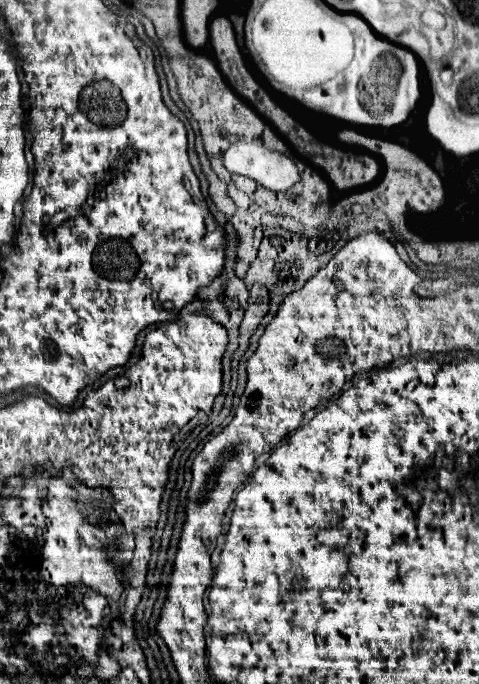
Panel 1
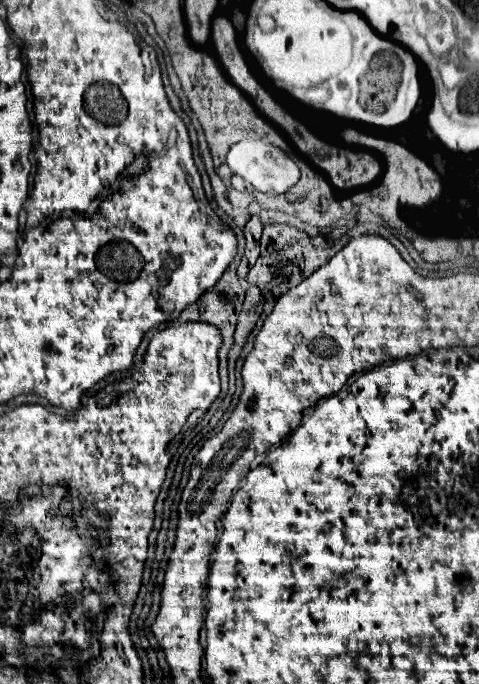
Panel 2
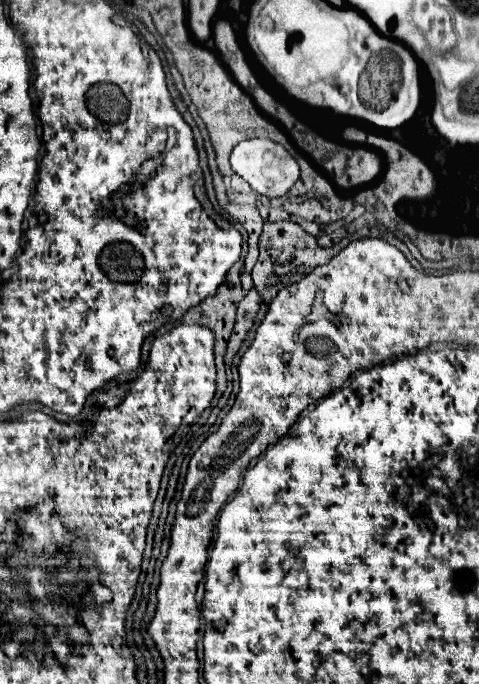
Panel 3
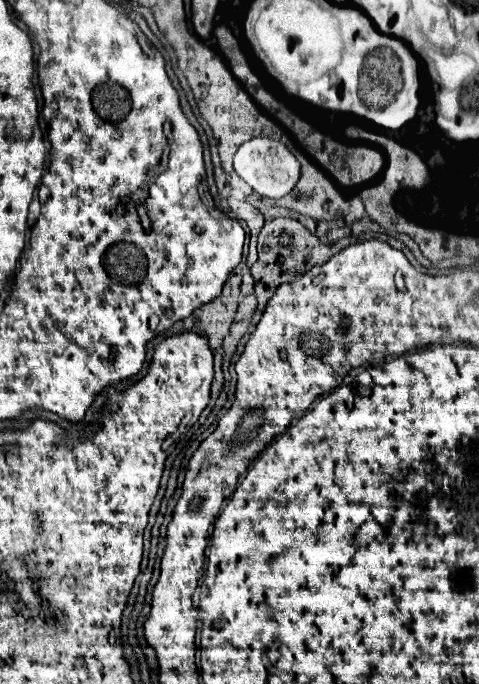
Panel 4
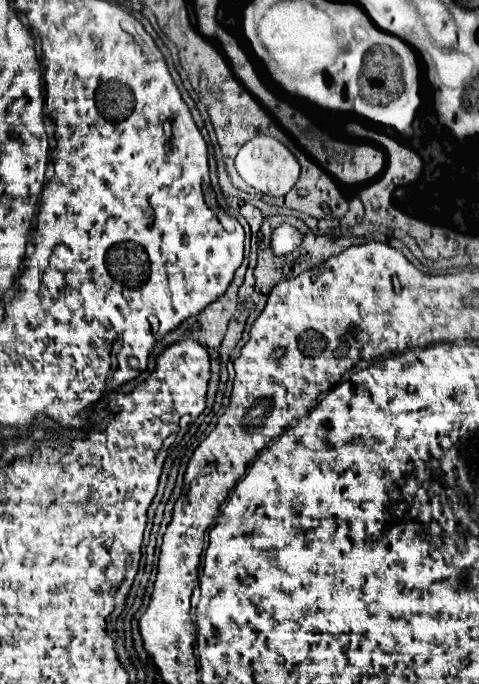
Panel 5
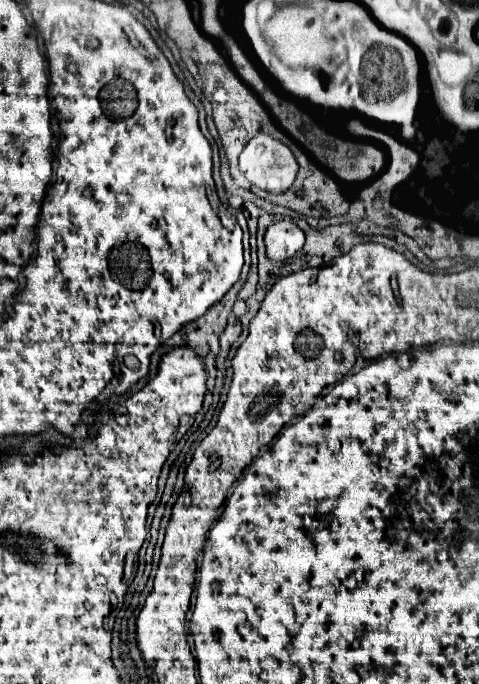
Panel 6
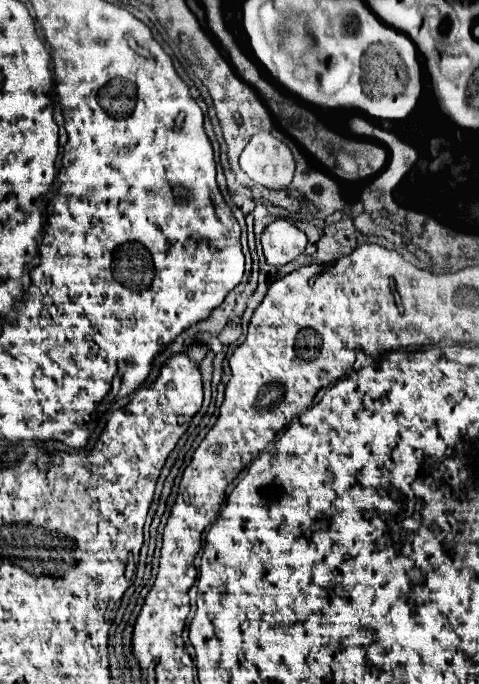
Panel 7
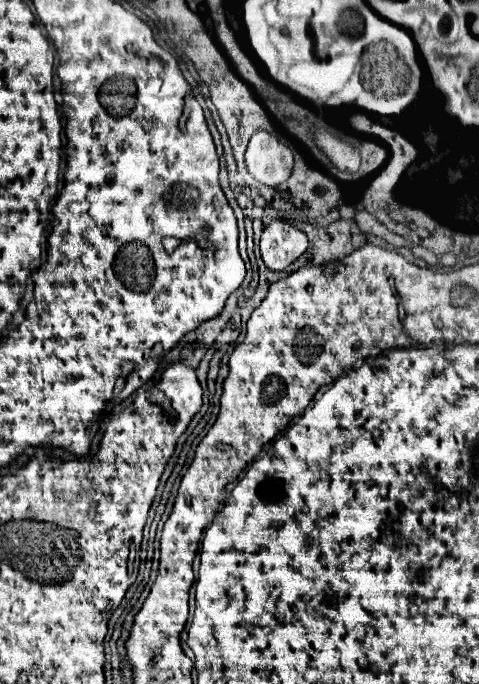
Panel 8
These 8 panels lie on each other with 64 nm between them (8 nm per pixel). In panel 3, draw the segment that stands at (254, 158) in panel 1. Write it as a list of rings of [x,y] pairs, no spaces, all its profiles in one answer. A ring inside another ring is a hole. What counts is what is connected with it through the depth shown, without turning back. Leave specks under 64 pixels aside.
[[[264,138],[244,140],[244,142],[236,144],[230,154],[230,164],[232,164],[232,172],[242,176],[252,186],[254,192],[258,192],[262,196],[270,196],[270,198],[288,194],[288,190],[300,178],[300,168],[296,164],[296,160],[280,144],[276,144],[272,140],[264,140]]]

